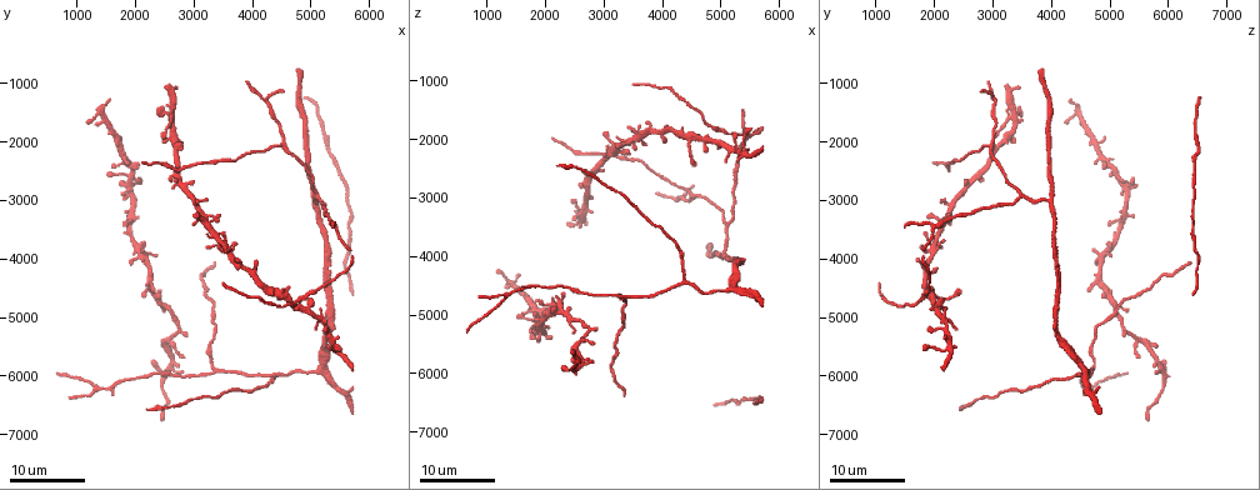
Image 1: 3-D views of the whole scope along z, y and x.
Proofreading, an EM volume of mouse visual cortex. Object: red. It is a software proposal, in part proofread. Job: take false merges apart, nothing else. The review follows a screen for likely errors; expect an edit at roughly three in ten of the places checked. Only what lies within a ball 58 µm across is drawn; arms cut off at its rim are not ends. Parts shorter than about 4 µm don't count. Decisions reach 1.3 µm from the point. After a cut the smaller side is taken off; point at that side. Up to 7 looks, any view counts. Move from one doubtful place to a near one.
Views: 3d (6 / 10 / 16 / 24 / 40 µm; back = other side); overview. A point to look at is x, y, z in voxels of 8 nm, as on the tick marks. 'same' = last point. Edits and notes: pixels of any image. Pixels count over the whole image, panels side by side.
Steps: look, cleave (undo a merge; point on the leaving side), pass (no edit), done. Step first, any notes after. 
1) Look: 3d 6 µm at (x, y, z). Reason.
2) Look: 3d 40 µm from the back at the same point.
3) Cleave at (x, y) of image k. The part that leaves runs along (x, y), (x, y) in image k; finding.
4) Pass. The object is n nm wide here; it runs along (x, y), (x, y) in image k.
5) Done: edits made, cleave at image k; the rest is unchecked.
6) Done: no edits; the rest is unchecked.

Look: 3d 16 µm at (5050, 2900, 3500). Three-way junction.

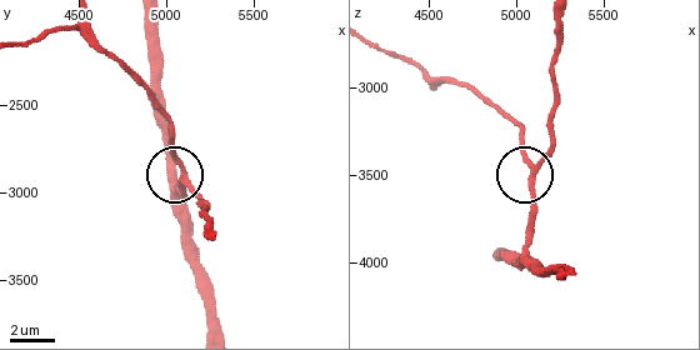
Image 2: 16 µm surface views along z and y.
Look: 3d 10 µm at (5100, 2920, 3480).

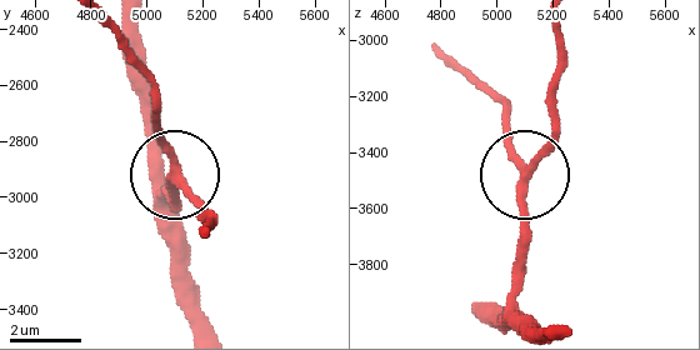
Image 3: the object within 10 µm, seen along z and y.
Pass. All the same neuron.

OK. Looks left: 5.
Look: 3d 24 µm at (4550, 2000, 2950). A fork.

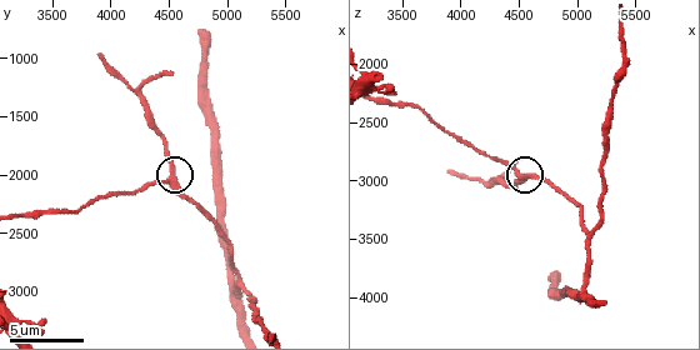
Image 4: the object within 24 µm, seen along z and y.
Look: 3d 6 µm at (4540, 2040, 2960). Zoom in.

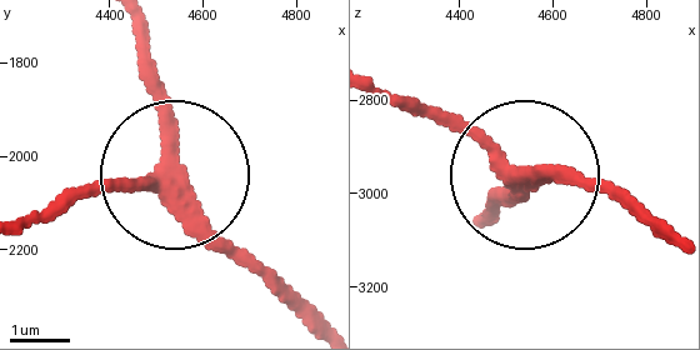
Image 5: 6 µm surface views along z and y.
Look: 3d 6 µm from the back at (4515, 2020, 2975). From behind.

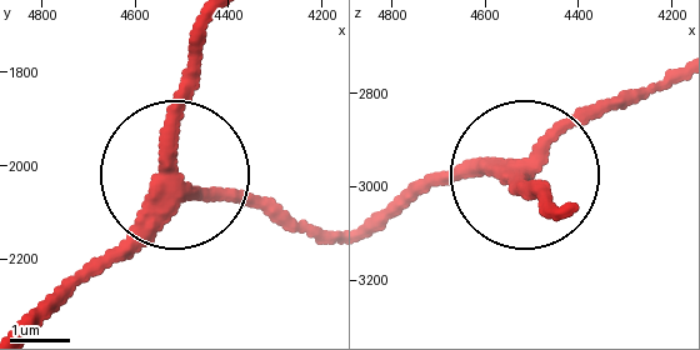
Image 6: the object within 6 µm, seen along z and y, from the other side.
Pass. It runs along (36, 321), (166, 171), (186, 43) in image 6; continuous, no second neuron.

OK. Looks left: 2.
Look: 3d 16 µm at (4800, 4750, 1800). Arms part here.

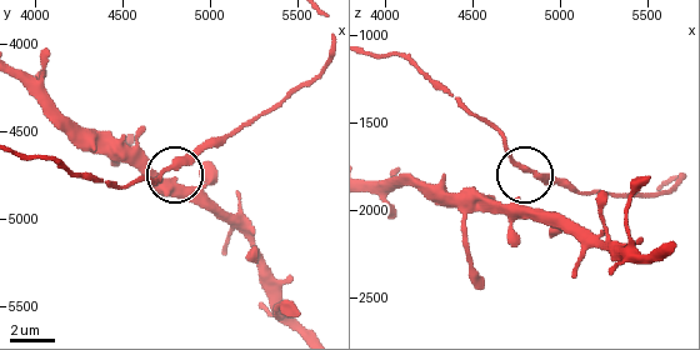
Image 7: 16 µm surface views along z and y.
Look: 3d 10 µm at (4800, 4700, 1760). Zoom in.

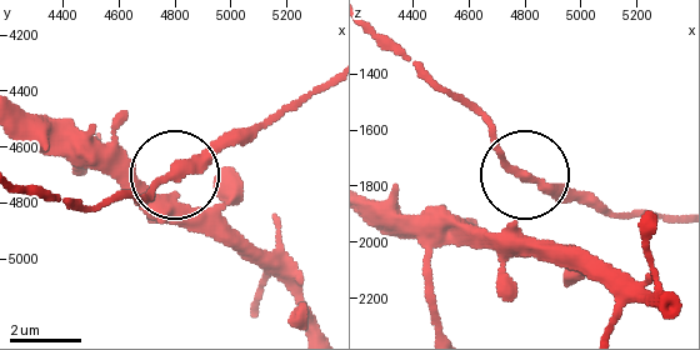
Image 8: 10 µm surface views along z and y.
Pass. 3 arms meet here; one neuron here.

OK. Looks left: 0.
Done: no edits; the rest is unchecked.

